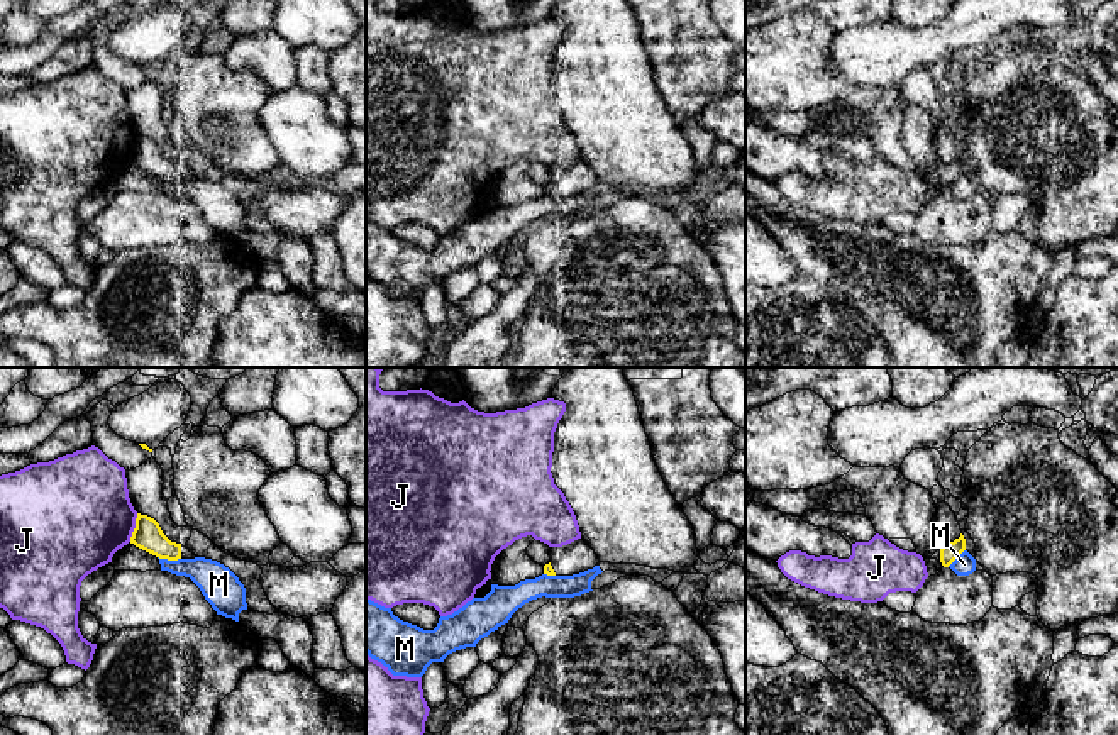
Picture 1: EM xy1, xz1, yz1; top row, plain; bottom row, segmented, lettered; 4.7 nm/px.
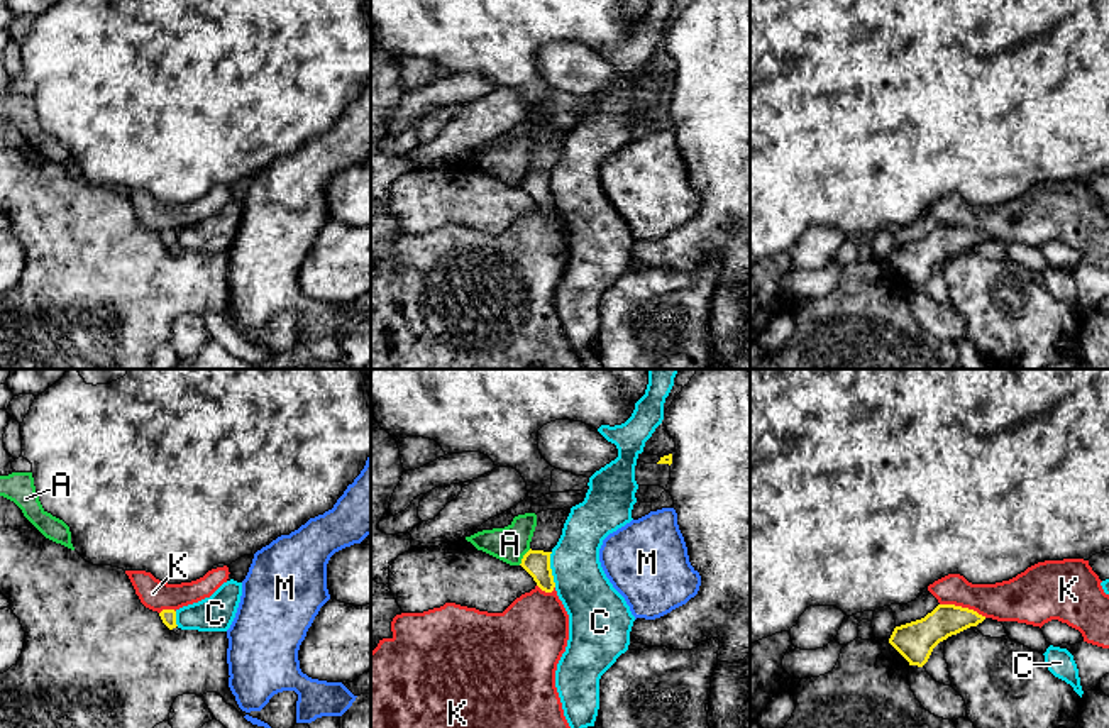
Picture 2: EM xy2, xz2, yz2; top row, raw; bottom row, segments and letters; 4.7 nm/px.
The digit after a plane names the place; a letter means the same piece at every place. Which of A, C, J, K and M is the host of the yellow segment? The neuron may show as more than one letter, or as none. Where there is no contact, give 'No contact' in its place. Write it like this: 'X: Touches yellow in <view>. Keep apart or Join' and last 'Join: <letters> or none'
A: Touches yellow in xz2. Keep apart
C: Touches yellow in xz2. Keep apart
J: Touches yellow in xy1. Keep apart
K: Touches yellow in yz2. Keep apart
M: Touches yellow in xy1. Keep apart
Join: none

